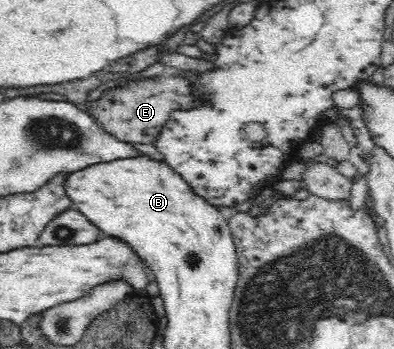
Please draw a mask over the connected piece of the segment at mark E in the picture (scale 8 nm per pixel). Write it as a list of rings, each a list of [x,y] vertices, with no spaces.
[[[144,79],[132,81],[124,87],[106,91],[102,99],[88,103],[87,112],[98,122],[98,125],[112,137],[124,143],[134,145],[154,145],[160,129],[172,119],[172,111],[190,111],[198,109],[198,95],[192,89],[190,79]]]

